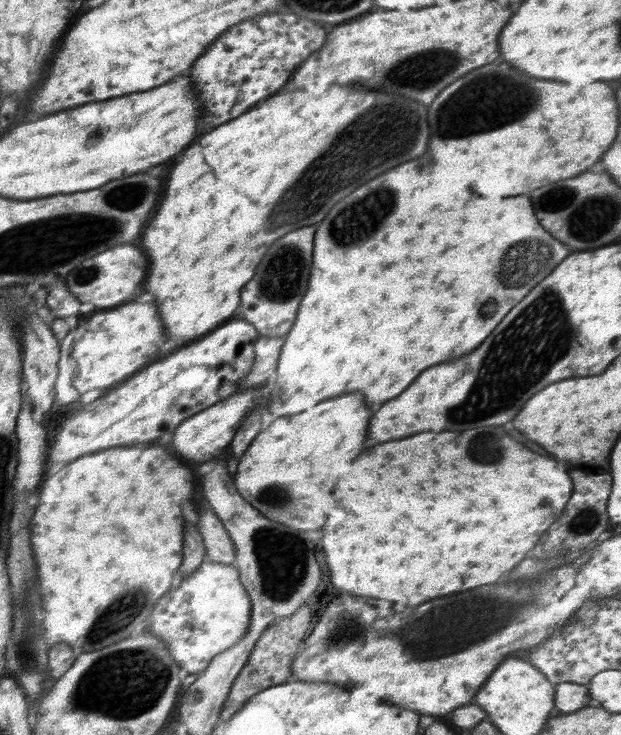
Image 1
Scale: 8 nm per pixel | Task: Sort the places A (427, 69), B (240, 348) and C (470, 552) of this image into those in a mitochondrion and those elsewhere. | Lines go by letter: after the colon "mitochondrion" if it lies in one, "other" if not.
A: mitochondrion
B: other
C: other

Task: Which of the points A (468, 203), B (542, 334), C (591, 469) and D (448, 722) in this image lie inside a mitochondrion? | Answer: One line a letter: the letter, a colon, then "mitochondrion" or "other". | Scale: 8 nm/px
A: other
B: mitochondrion
C: other
D: other

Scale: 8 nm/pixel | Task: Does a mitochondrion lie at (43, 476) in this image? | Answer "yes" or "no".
no

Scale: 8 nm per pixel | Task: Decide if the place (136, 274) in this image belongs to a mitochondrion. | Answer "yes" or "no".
no

